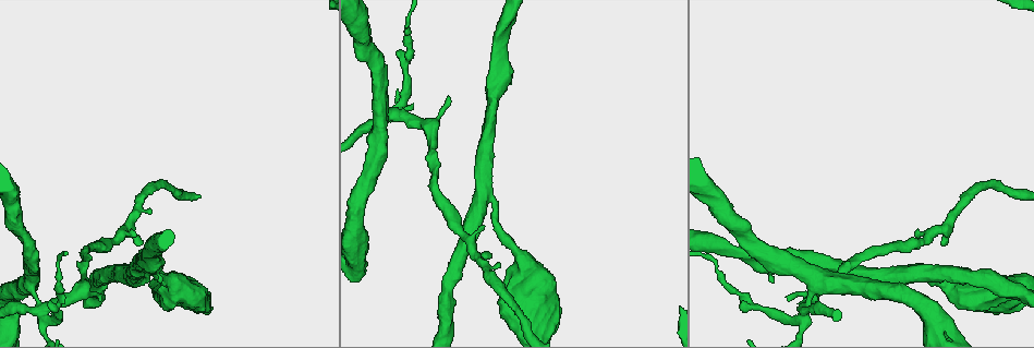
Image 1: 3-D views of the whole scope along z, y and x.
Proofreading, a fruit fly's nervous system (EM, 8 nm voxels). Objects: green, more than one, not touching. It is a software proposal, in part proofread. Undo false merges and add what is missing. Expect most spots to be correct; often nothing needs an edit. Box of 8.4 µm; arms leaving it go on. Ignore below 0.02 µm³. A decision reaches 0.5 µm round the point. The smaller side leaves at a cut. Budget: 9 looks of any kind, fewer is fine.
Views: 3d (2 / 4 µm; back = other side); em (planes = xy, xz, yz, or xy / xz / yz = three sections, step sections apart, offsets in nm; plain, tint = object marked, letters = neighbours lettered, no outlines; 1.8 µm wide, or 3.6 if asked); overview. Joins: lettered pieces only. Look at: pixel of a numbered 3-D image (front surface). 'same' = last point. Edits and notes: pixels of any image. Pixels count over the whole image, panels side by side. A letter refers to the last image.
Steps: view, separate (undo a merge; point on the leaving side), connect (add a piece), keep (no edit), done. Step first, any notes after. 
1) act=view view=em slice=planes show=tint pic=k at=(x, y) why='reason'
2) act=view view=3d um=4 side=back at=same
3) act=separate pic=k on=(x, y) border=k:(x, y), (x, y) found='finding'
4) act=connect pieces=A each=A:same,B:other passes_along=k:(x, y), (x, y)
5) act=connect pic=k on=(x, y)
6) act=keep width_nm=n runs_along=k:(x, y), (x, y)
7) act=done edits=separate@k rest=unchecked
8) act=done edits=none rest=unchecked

act=view view=3d um=4 pic=1 at=(162, 272) why='stops while still wide'

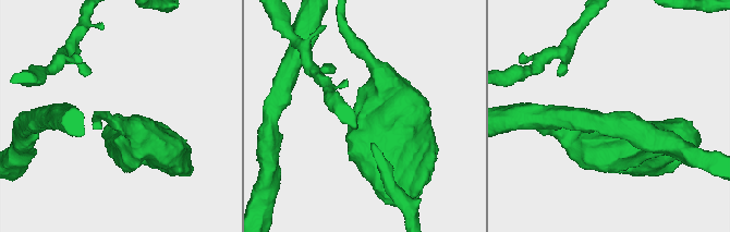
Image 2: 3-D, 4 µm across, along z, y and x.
act=view view=em um=3.6 slice=yz step=4 show=tint pic=2 at=(118, 115)

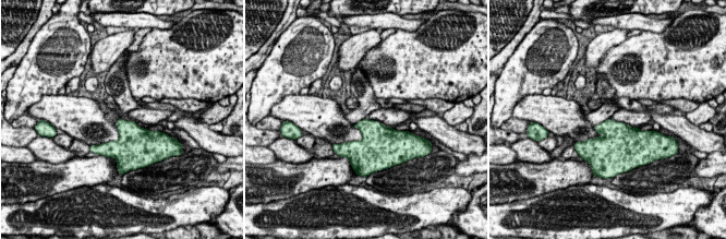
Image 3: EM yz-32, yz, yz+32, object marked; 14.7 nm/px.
act=view view=em um=3.6 slice=xz step=4 show=letters at=same

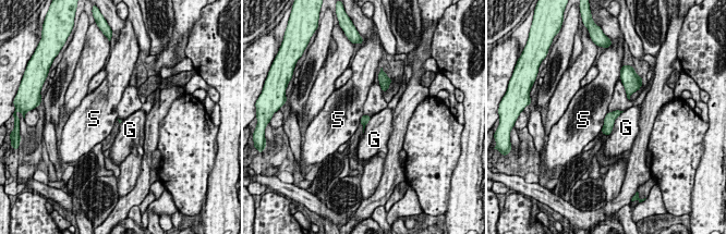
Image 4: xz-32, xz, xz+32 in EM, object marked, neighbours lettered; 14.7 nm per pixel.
act=keep each=G:other,S:other border=4:(624, 111), (615, 120), (608, 136) found='none of them fits'

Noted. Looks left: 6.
act=view view=3d um=4 pic=1 at=(805, 306) why='looks like a crossing'

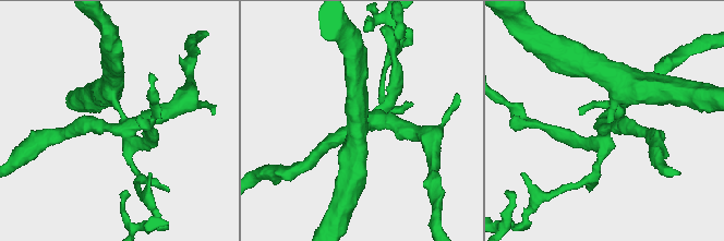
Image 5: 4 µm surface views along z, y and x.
act=view view=em slice=planes show=letters pic=5 at=(372, 125) why='now the EM'

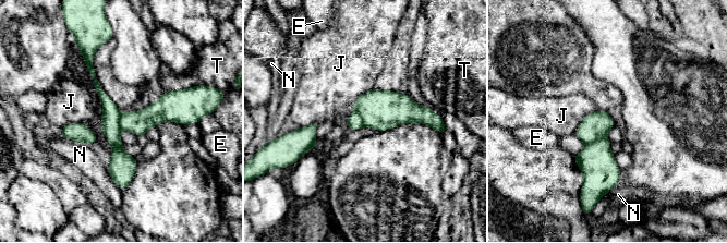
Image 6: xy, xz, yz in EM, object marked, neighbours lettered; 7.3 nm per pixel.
act=separate pic=6 on=(595, 125) each=E:other,J:other,N:other,T:other border=6:(605, 134), (585, 145) found='a second cell is stuck on'

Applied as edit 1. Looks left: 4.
act=view view=overview why='redraw'

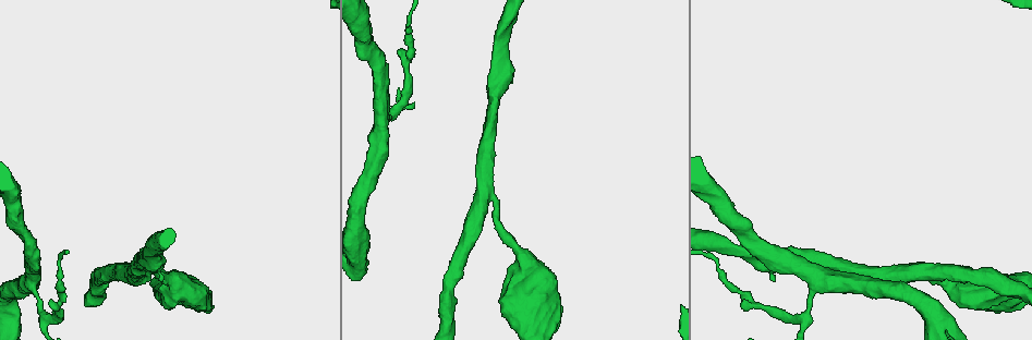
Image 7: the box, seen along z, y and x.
act=view view=em slice=xy step=4 show=tint pic=7 at=(495, 212) why='arms part here'

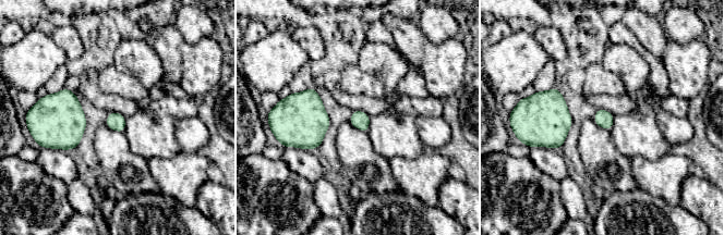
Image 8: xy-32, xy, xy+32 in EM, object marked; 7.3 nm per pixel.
act=view view=em slice=planes show=tint at=same why='cut it another way'

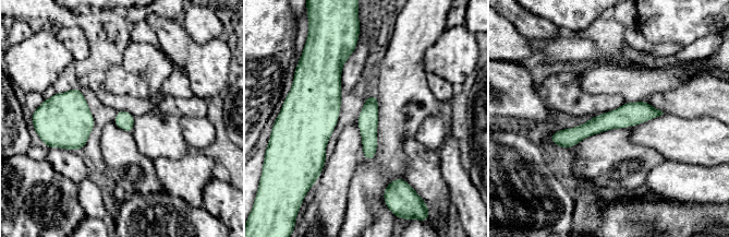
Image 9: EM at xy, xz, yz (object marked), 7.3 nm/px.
act=view view=em slice=planes show=letters at=same why='see the neighbours'

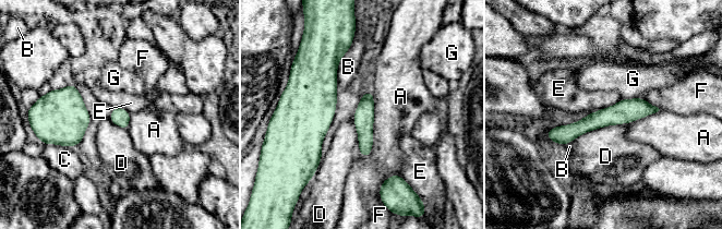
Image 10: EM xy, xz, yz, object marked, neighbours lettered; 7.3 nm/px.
act=keep longest_contact=A:500nm each=A:other,B:other,C:other,D:other,E:other,F:other,G:other runs_along=10:(654, 109), (626, 110), (550, 134) found='one cell here'

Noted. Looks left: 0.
act=done edits=separate@6 rest=unchecked

